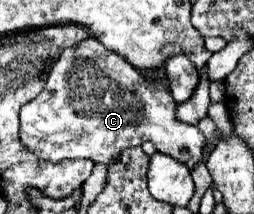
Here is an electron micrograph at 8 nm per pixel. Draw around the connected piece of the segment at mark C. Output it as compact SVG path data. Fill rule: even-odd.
M89 36L77 46L65 48L47 78L45 90L21 108L21 144L47 162L89 158L113 164L127 148L153 142L163 154L173 156L193 170L203 162L207 140L203 132L175 118L175 100L169 90L147 80L123 56Z

